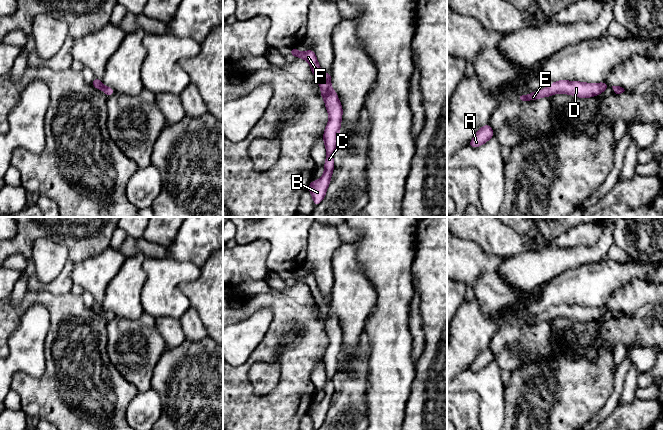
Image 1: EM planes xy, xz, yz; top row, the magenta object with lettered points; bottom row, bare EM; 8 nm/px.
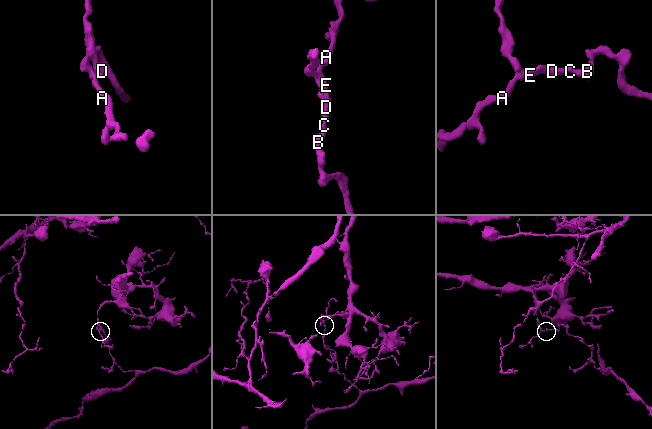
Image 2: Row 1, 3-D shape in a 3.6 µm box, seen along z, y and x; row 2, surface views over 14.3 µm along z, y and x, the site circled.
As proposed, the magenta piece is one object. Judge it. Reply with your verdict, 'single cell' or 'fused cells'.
fused cells

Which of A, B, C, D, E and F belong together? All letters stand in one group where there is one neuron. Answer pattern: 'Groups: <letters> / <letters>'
Groups: A E F / B C D

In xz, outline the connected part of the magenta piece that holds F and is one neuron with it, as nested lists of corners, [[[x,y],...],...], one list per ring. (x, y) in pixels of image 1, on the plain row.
[[[296,271],[290,272],[290,278],[293,281],[298,281],[306,284],[310,288],[312,297],[314,298],[315,304],[319,308],[321,314],[328,318],[337,319],[336,315],[331,312],[331,297],[324,297],[319,290],[316,278],[313,274],[309,273],[305,276],[299,276]]]

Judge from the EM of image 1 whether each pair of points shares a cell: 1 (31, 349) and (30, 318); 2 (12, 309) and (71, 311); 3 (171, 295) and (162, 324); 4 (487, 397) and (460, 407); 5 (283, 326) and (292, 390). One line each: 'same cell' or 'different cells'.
1: same cell
2: same cell
3: different cells
4: different cells
5: same cell

